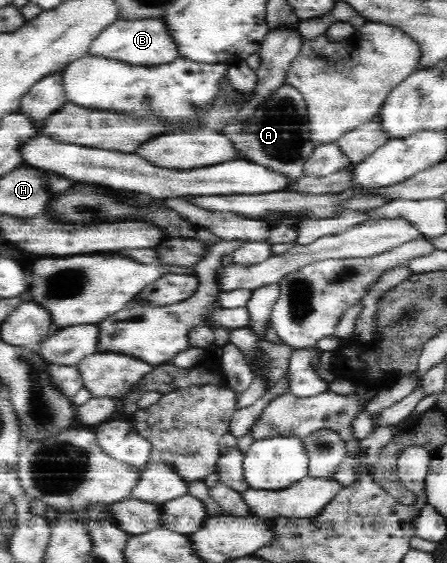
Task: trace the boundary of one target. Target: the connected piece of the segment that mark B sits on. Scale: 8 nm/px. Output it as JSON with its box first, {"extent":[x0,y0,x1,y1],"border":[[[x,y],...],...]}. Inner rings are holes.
{"extent":[88,18,179,66],"border":[[[162,18],[119,19],[106,27],[91,42],[88,53],[102,58],[117,58],[122,62],[135,66],[160,66],[171,63],[179,57],[169,30],[165,29]]]}

